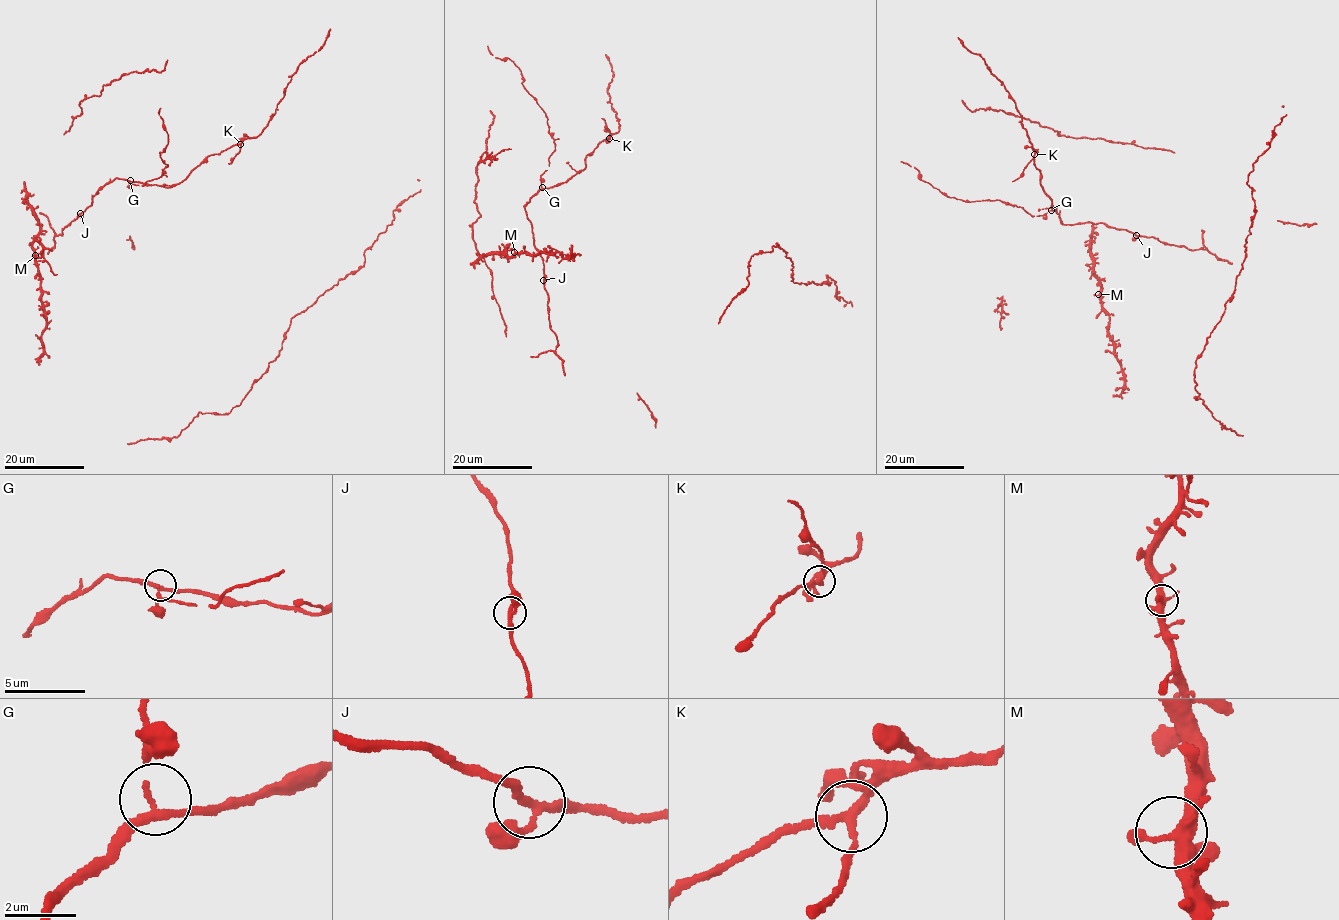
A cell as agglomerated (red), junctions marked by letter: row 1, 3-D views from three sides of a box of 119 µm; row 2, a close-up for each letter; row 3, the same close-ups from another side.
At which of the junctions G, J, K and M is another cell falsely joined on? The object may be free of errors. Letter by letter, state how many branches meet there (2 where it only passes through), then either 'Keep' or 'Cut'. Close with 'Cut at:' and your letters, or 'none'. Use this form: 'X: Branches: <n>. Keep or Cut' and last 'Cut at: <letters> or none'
G: Branches: 3. Keep
J: Branches: 3. Keep
K: Branches: 4. Cut
M: Branches: 4. Keep
Cut at: K

